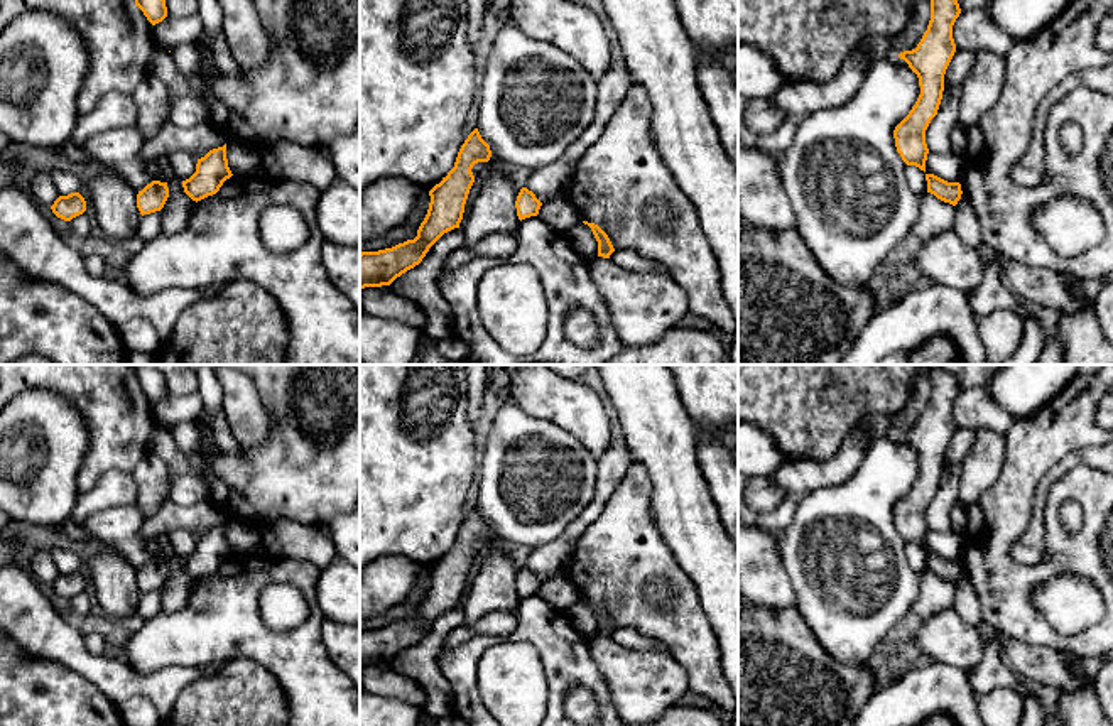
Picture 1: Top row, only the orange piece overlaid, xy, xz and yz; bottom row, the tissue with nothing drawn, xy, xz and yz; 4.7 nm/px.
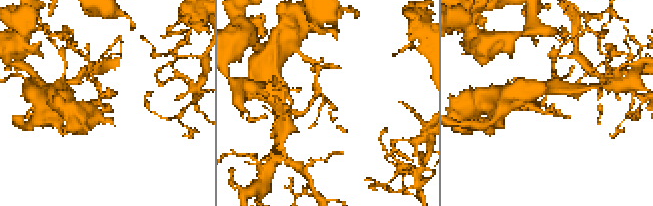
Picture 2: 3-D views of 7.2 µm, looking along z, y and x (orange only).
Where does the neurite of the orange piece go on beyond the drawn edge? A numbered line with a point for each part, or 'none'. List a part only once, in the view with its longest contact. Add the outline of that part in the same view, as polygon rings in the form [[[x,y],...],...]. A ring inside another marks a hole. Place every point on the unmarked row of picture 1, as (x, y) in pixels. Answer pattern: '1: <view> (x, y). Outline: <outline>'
none

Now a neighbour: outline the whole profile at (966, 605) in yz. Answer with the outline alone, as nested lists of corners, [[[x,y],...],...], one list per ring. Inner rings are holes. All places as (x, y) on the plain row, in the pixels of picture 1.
[[[961,564],[961,577],[954,584],[956,598],[954,598],[954,611],[971,626],[980,626],[983,623],[981,606],[976,596],[976,591],[971,584],[971,579]]]

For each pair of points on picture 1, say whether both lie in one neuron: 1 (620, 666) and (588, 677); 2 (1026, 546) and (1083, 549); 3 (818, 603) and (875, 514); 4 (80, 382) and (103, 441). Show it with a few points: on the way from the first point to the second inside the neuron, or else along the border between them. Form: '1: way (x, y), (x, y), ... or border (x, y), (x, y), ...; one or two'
1: border (586, 642), (617, 708); two
2: border (1046, 509), (1044, 556), (1036, 563), (1020, 564); two
3: way (799, 564), (794, 552), (801, 524), (836, 514); one
4: way (95, 392), (103, 400), (103, 426); one

